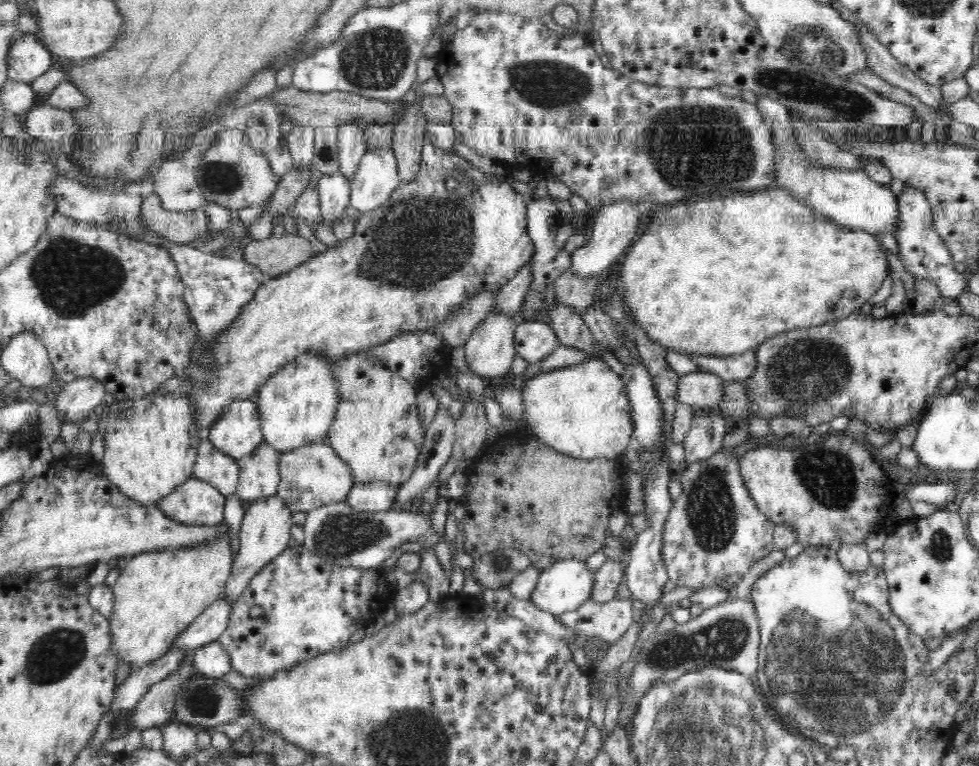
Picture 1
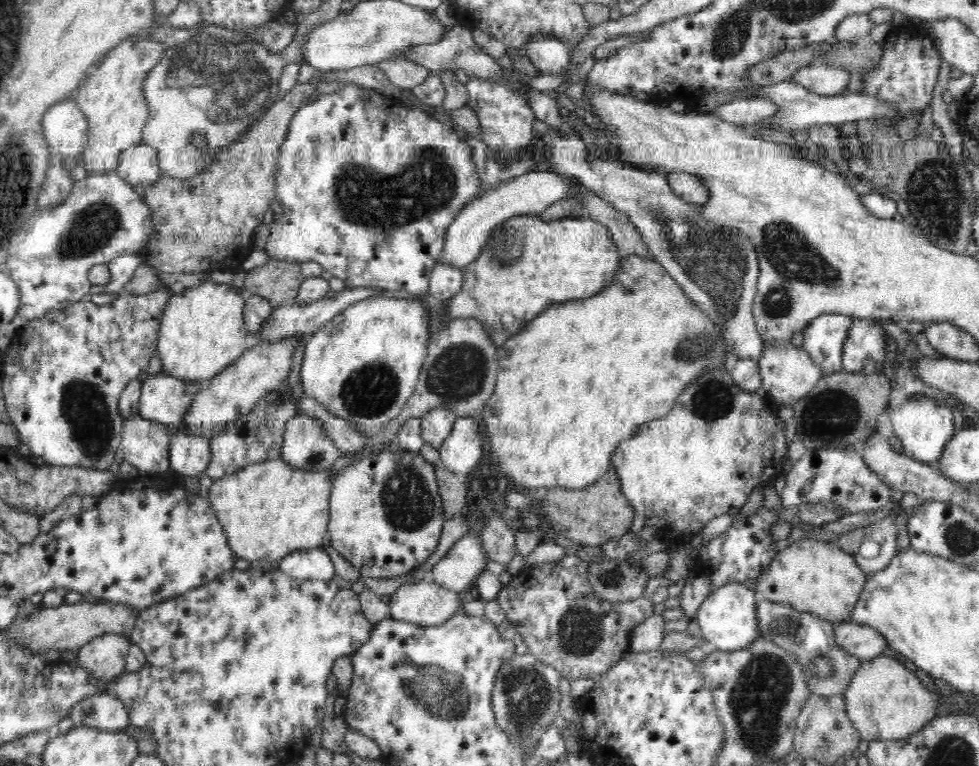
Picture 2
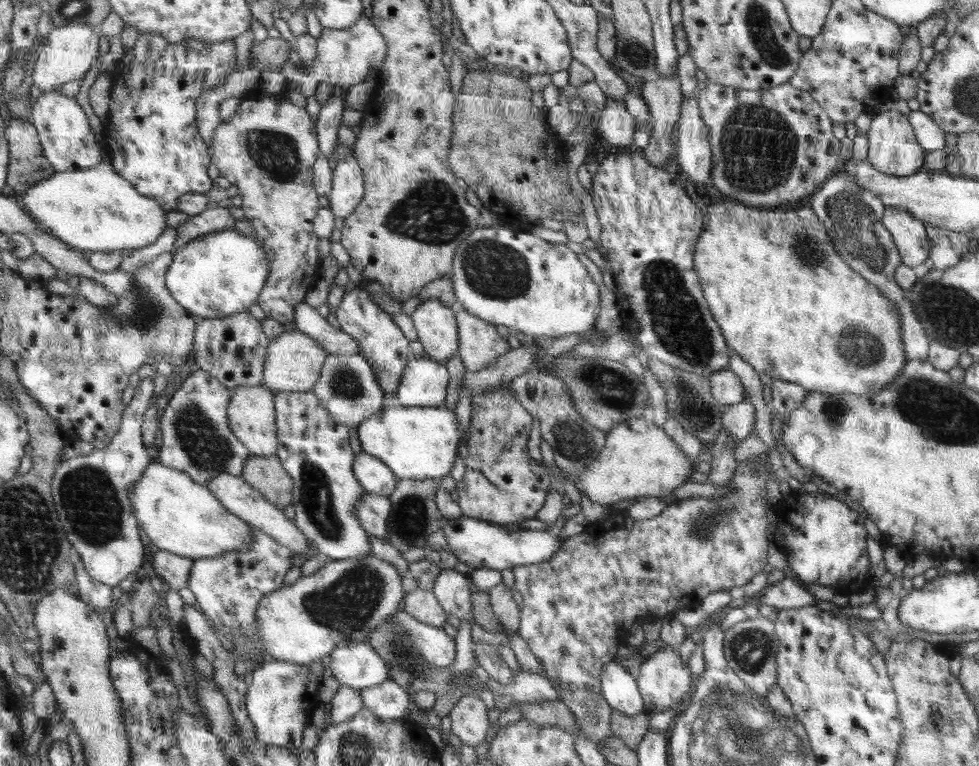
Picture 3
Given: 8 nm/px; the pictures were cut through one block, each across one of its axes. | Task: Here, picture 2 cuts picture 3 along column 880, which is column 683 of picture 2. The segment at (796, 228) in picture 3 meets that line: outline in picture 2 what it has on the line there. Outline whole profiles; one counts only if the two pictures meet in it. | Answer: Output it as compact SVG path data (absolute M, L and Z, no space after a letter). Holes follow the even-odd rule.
M628 253L619 257L619 266L615 270L614 277L606 290L600 290L592 296L580 300L570 300L564 304L550 306L546 312L538 314L528 328L524 328L518 336L511 336L499 351L498 364L500 370L492 396L486 401L481 410L486 448L494 463L498 463L502 475L510 480L513 488L532 490L533 488L568 488L569 490L581 490L590 484L596 483L602 476L606 475L611 468L611 457L614 455L620 442L630 439L637 434L641 425L649 420L662 418L670 412L681 392L697 378L714 367L730 367L735 359L730 359L725 350L725 342L721 340L720 326L712 324L703 310L691 302L685 292L668 271L658 263L653 256L638 256L637 253Z

